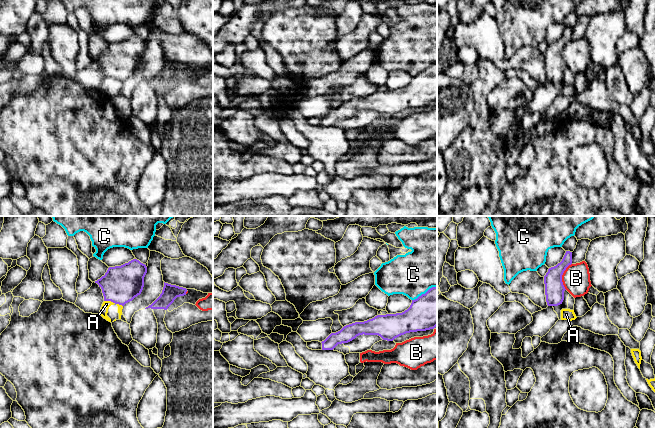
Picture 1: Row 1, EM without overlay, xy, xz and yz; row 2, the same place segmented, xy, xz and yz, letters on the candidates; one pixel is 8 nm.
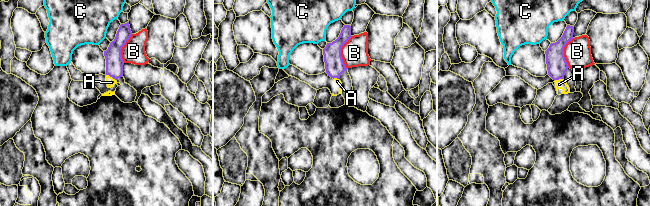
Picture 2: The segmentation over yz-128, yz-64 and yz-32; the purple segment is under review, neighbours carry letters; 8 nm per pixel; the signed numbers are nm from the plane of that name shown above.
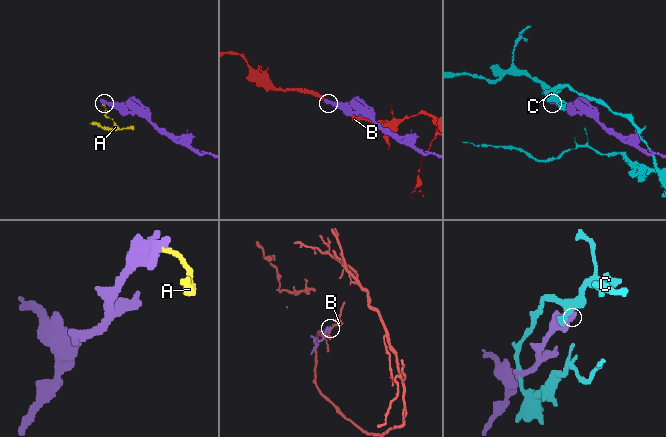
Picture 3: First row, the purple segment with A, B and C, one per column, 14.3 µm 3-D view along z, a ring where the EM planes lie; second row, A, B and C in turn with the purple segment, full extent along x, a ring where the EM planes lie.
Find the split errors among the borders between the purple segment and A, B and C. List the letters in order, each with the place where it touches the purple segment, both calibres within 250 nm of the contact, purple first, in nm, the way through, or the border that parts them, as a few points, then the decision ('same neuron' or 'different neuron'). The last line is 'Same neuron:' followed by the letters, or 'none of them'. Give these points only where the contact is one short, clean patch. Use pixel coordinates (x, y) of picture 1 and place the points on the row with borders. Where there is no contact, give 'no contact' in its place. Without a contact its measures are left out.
A: contact xy (110, 300); calibres 300 and 60 nm; border xy (104, 300), (110, 300), (115, 303); different neuron
B: contact yz (561, 276); calibres 160 and 220 nm; different neuron
C: contact xz (425, 293); calibres 300 and 380 nm; different neuron
Same neuron: none of them

